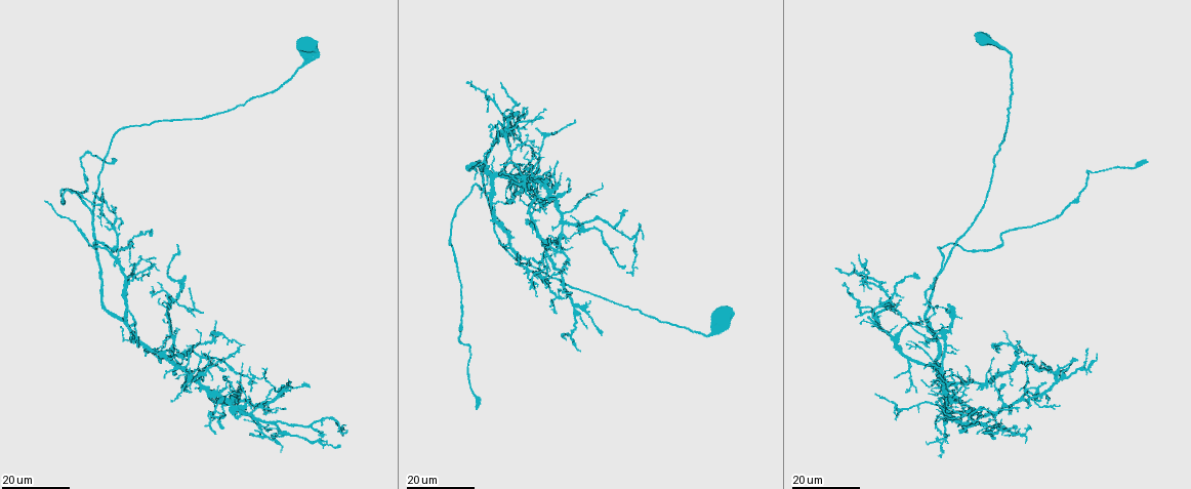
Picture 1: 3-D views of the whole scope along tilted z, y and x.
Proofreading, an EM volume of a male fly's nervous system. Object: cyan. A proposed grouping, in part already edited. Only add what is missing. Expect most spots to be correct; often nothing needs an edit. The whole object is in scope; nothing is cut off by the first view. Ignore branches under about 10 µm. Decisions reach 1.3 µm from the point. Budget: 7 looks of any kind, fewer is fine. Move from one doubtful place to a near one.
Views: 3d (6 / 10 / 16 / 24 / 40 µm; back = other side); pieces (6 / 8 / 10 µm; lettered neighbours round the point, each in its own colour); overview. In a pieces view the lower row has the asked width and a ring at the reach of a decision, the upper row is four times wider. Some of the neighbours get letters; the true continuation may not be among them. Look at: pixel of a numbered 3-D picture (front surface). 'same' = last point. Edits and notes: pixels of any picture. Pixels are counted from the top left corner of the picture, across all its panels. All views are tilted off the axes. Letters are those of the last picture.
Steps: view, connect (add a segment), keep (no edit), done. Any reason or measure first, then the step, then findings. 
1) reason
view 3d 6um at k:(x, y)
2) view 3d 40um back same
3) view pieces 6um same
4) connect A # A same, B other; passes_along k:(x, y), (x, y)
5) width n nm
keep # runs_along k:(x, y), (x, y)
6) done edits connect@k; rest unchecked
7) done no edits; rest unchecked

an open end
view 3d 24um at 1:(940, 434)

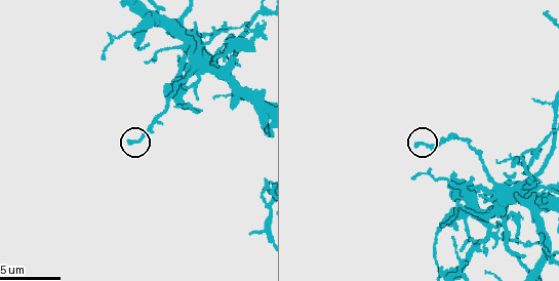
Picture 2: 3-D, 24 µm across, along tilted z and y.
view pieces 8um at 2:(128, 142)

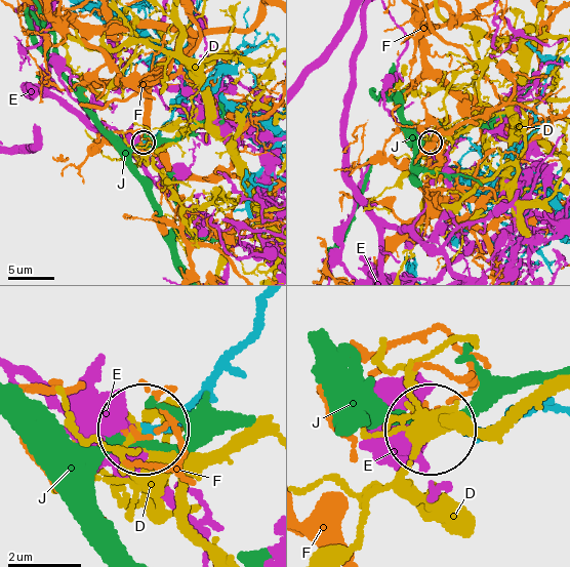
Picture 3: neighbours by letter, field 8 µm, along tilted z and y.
width 220 nm
keep # D other, E other, F other, J other; no lettered segment goes on from it

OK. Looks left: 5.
end of a long branch
view 3d 24um at 1:(44, 200)

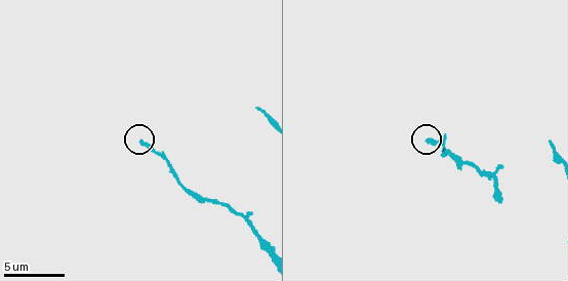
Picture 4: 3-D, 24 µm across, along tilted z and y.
see the neighbours
view pieces 8um at 4:(429, 141)

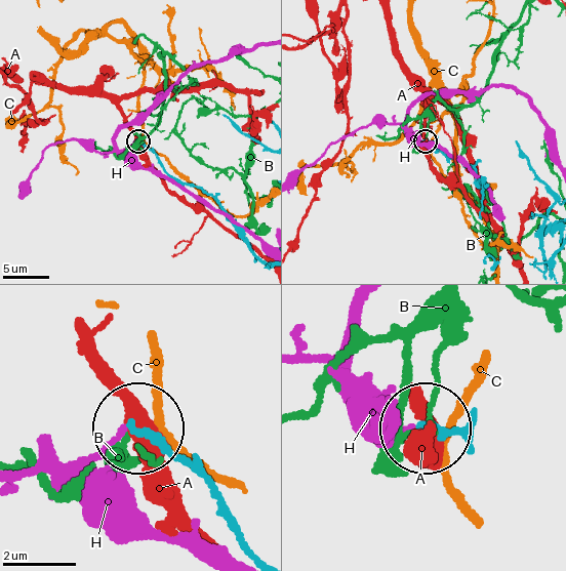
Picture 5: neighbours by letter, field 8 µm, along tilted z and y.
keep # A other, B other, C other, H other; none of them fits

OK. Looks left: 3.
an open end
view 3d 16um at 1:(481, 198)

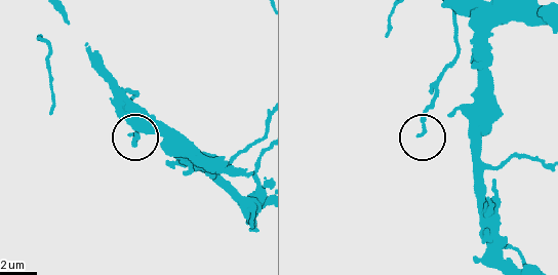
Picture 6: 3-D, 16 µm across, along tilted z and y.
view pieces 10um at 6:(420, 134)

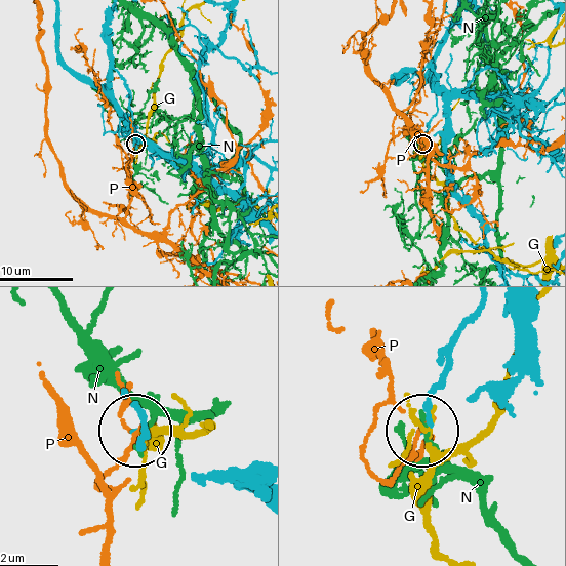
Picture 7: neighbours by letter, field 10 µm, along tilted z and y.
keep # G other, N other, P other; runs_along 7:(481, 305), (450, 353), (427, 428); none of them fits

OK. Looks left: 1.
done no edits; rest unchecked

